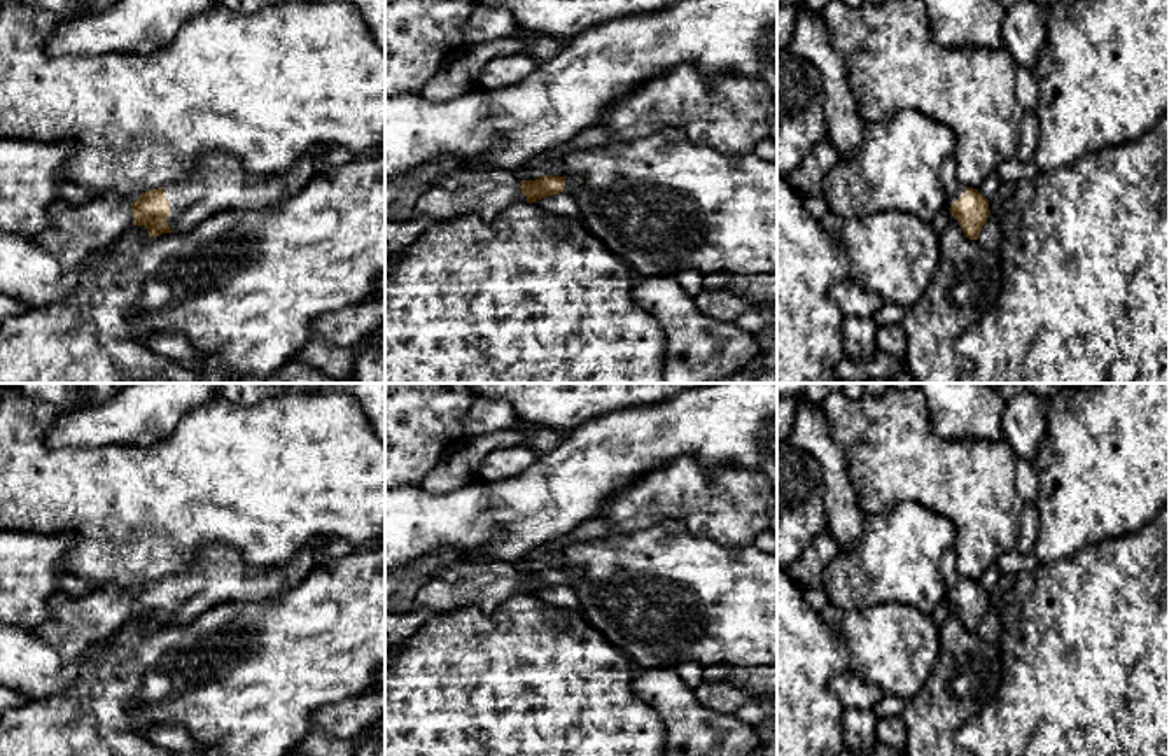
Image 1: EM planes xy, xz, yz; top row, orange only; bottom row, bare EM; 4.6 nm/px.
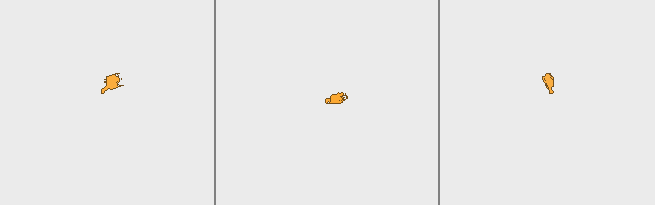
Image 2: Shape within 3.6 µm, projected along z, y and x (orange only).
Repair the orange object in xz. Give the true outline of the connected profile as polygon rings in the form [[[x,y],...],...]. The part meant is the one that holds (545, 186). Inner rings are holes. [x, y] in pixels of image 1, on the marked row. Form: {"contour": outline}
{"contour": [[[458,168],[432,180],[415,205],[413,219],[439,222],[464,215],[494,219],[518,201],[536,203],[541,198],[570,192],[581,184],[578,177],[542,175],[520,180],[516,170]]]}

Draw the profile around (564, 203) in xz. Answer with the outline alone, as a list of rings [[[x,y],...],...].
[[[570,192],[546,196],[536,201],[539,206],[564,217],[579,219],[578,203]]]

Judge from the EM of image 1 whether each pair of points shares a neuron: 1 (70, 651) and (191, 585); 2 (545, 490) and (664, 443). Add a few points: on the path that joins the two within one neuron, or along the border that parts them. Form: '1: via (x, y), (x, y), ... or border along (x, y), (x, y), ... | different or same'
1: via (98, 622), (112, 608), (161, 602) | same
2: via (574, 480), (609, 452), (634, 443) | same

